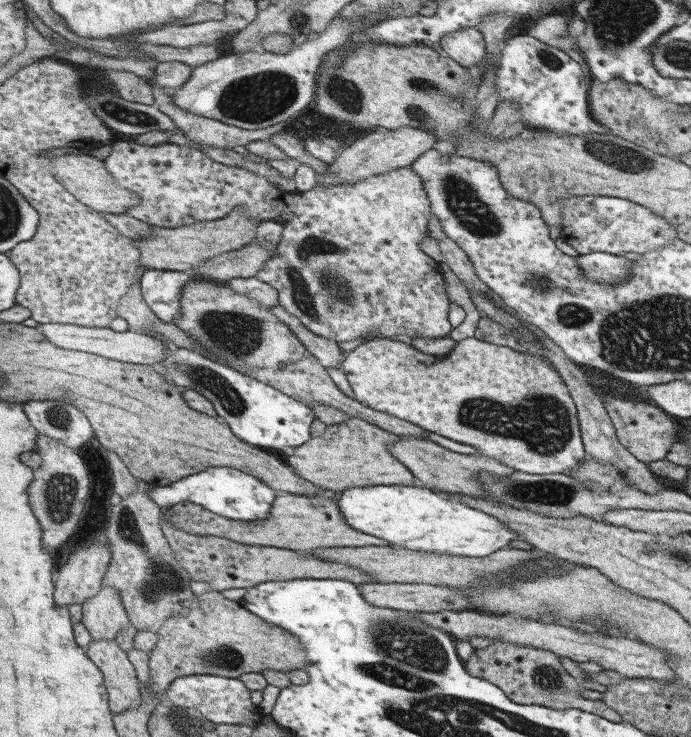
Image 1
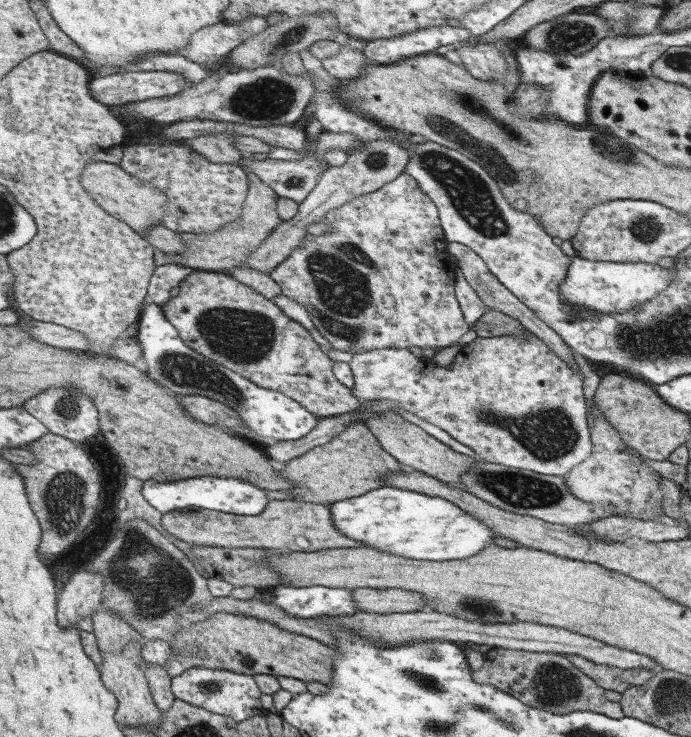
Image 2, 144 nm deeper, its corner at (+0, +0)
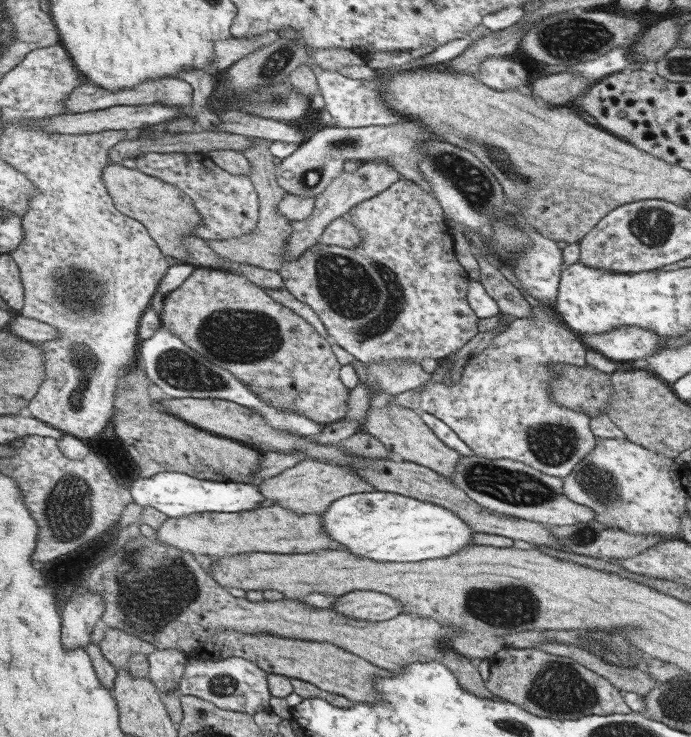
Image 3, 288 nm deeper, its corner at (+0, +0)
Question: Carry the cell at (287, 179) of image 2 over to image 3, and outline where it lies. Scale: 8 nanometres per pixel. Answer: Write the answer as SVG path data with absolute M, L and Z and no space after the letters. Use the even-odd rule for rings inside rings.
M397 120L397 124L391 126L365 126L365 128L321 128L315 134L309 134L299 148L283 158L275 166L275 182L285 190L285 194L299 196L299 198L313 198L321 194L327 184L337 178L343 172L345 160L373 160L373 158L385 158L395 172L401 174L405 180L417 182L427 192L431 190L427 182L421 178L417 168L417 156L421 156L421 144L423 140L439 140L435 134L431 134L427 128L409 122L409 120Z

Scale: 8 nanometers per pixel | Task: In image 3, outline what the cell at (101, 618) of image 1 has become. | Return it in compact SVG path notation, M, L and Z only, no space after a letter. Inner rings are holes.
M101 624L103 626L103 640L99 642L99 646L103 648L103 654L119 668L119 666L127 666L129 658L133 658L135 654L153 654L157 648L155 644L129 634L123 628L117 626L109 626L109 624Z

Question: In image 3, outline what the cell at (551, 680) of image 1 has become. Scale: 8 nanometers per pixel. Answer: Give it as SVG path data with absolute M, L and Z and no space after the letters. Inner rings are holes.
M501 648L489 658L489 676L485 686L493 696L509 700L519 708L529 708L541 718L575 720L593 714L609 716L631 712L621 698L621 690L611 686L603 676L587 670L571 658L551 656L537 648Z

